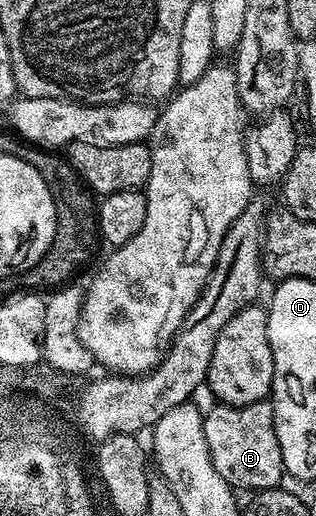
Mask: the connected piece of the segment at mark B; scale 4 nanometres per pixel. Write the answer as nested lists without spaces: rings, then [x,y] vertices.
[[[273,401],[247,406],[214,404],[204,414],[204,440],[208,440],[208,452],[216,472],[220,472],[220,476],[224,476],[226,483],[233,486],[235,491],[272,490],[284,478],[280,440],[274,427]]]

